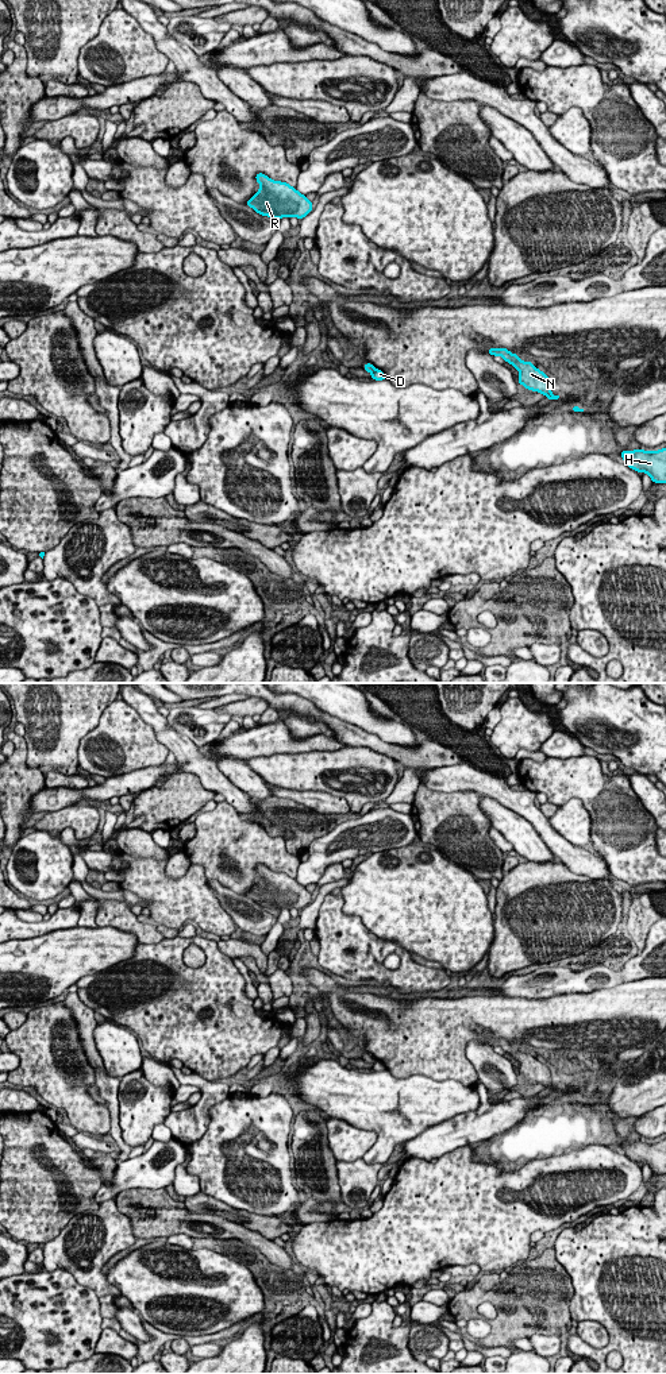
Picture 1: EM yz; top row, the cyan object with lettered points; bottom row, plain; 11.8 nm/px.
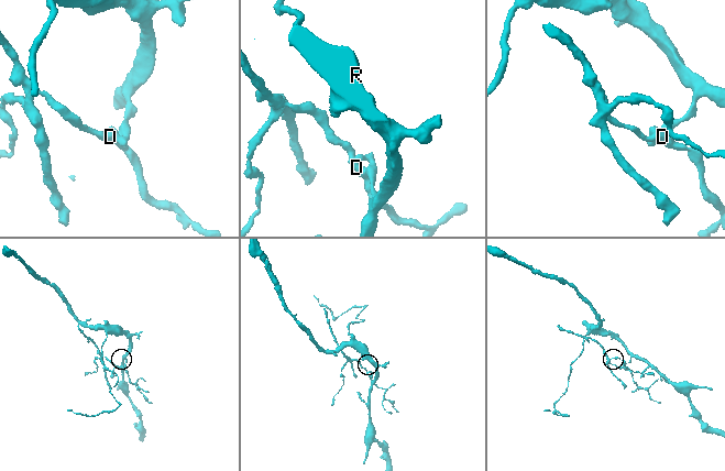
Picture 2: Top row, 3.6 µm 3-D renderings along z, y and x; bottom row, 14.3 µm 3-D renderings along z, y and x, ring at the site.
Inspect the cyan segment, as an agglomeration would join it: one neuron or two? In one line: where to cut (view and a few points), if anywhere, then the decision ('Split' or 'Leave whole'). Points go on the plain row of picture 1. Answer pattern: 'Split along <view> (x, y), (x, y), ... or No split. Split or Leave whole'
Split along yz (374, 1060), (372, 1064). Split

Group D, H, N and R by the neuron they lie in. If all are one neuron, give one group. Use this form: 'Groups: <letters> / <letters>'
Groups: D / H N R

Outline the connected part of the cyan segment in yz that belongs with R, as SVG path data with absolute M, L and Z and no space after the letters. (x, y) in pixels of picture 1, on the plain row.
M258 864L255 871L261 879L246 896L259 906L273 910L303 910L312 902L312 894L286 873L273 872L262 864Z

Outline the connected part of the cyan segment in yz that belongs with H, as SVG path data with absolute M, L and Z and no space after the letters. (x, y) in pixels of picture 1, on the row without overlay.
M666 1139L652 1143L624 1141L621 1149L630 1159L647 1163L654 1174L666 1174Z

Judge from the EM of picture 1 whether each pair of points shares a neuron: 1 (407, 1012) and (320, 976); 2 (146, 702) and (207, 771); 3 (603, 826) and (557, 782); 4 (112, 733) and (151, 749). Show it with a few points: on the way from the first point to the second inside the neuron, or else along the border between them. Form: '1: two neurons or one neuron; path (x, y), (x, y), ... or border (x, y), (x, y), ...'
1: one neuron; path (385, 1012), (341, 998)
2: one neuron; path (156, 720), (189, 755)
3: one neuron; path (603, 811), (572, 782)
4: one neuron; path (122, 743), (142, 749)

